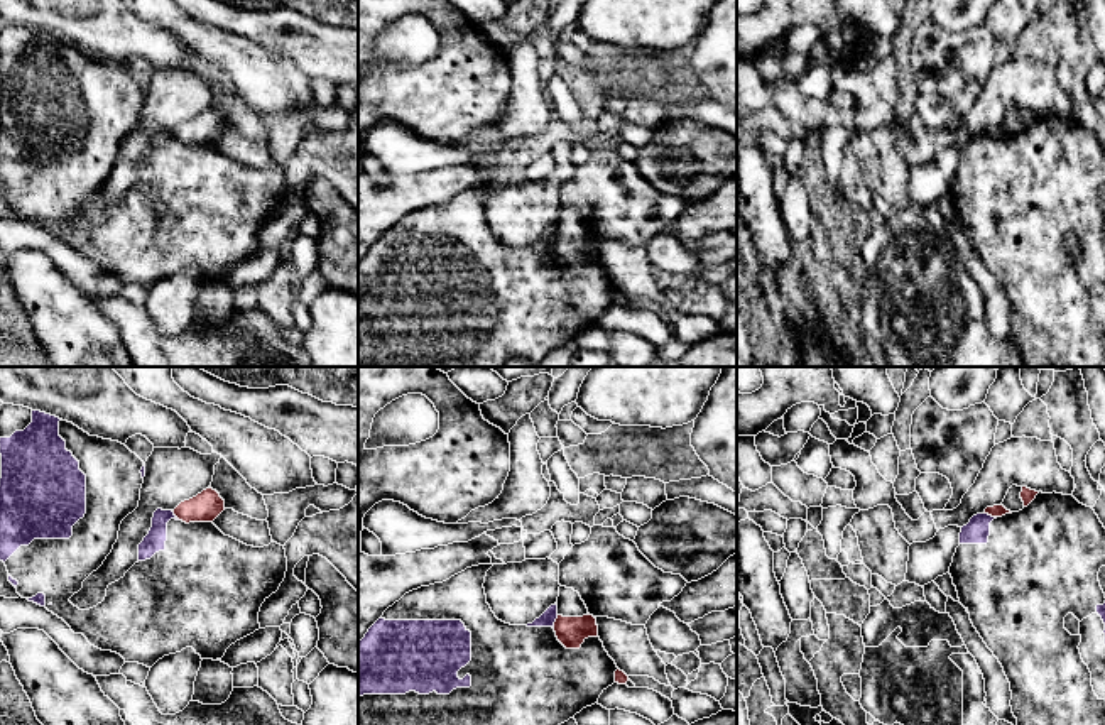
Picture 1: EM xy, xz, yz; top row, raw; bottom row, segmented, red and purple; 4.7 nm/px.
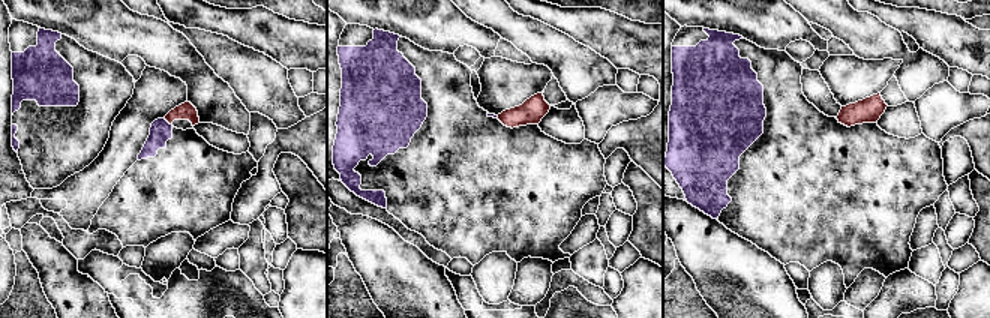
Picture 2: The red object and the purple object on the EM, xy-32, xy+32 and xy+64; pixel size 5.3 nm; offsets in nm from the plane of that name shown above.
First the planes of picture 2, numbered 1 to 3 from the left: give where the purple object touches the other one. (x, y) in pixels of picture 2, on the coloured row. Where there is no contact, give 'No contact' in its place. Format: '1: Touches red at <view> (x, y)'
1: Touches red at xy-32 (168, 122)
2: No contact
3: No contact

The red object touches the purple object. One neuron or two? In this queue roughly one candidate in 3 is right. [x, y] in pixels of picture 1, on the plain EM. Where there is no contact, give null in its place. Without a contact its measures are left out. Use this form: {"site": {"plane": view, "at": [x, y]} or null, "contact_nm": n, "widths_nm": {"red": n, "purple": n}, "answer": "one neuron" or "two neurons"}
{"site": {"plane": "xz", "at": [555, 244]}, "contact_nm": 70, "widths_nm": {"red": 140, "purple": 70}, "answer": "two neurons"}

